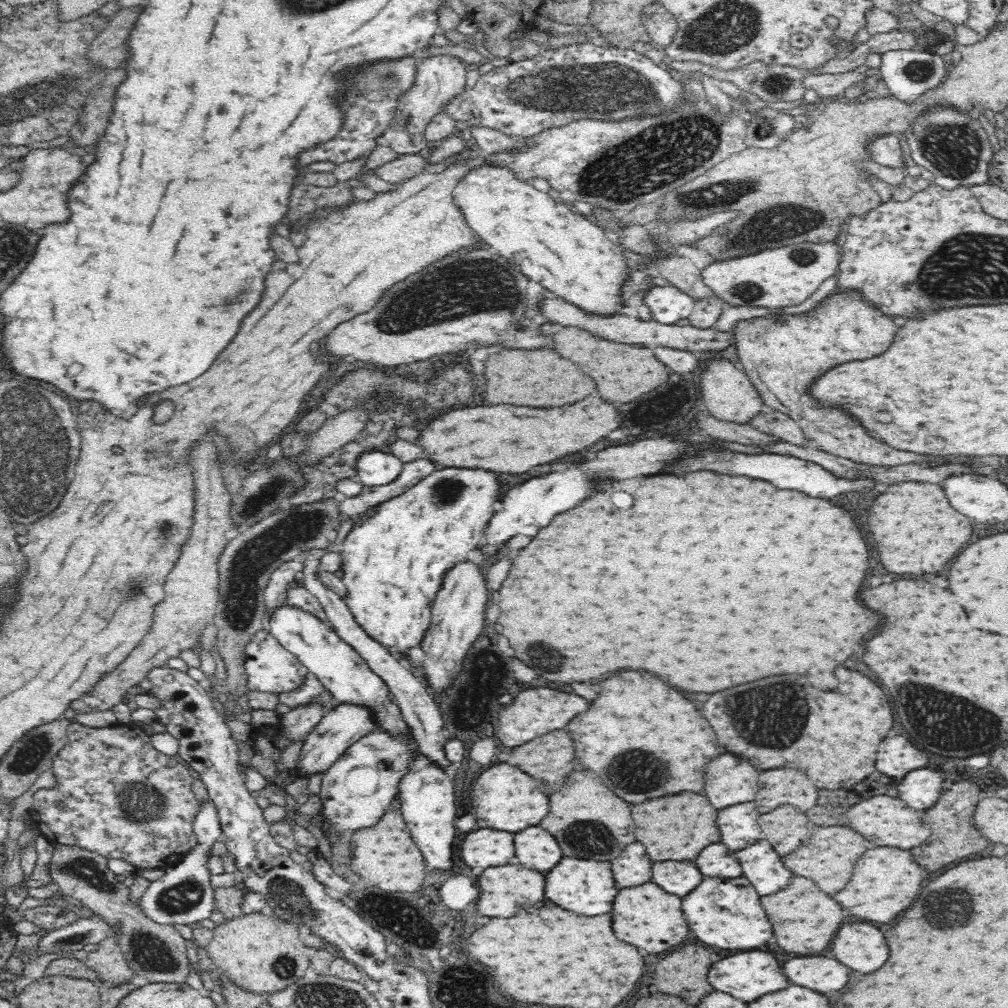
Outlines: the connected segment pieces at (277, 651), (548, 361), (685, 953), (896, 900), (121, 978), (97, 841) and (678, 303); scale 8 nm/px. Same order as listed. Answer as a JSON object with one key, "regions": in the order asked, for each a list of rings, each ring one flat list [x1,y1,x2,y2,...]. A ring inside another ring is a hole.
{"regions":[[[268,629,256,632,254,640,246,646,246,673,248,674,248,690,260,692,276,692,276,694,292,692,307,682,309,670,298,660,296,655,284,648]],[[504,350,492,354,486,366,486,396,492,404,514,404,532,408,552,408,574,404,596,392,594,380,584,374,574,362,550,350]],[[696,944,678,946,656,964,656,988,662,994,680,996,686,1004,698,1004,702,994,714,992,714,988,706,982,710,964,712,958,708,948]],[[874,848,858,860,852,880,834,896,834,900,838,900,838,904,842,904,842,908,846,908,852,916,886,924,914,902,920,884,922,868,914,862,910,852,900,848]],[[110,936,100,942,98,950,88,953,85,960,85,965,97,974,97,983,107,983,110,987,130,983,134,978,134,971,118,950,118,942,114,939]],[[72,722,67,726,68,744,54,758,51,772,56,778,56,785,51,788,39,789,34,792,31,807,28,809,28,819,34,825,40,834,44,835,53,844,62,844,66,846,77,846,90,849,94,852,102,853,109,859,122,859,127,863,132,863,134,866,143,869,157,868,166,869,172,865,176,865,184,855,186,855,196,844,198,837,193,831,193,820,196,813,200,810,201,802,196,798,196,794,192,790,191,770,188,766,184,766,184,762,180,762,180,758,176,760,174,755,166,755,159,752,152,745,150,736,146,734,142,726,133,724,119,724,109,727,87,727,81,723]],[[674,285,652,287,644,296,652,318,662,324,674,324,689,318,695,307,695,298]]]}

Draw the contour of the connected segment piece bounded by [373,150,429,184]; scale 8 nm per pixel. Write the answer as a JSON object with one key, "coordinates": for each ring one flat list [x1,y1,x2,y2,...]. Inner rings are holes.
{"coordinates":[[429,150,398,155,392,160,386,161,380,168,376,168,373,174,386,182,398,184,425,170,428,156]]}

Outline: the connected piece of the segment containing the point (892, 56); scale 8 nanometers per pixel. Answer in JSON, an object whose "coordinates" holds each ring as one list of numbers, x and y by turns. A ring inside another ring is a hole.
{"coordinates":[[900,49,889,50,881,54,881,57,881,77,886,82,891,96,896,97,904,104,916,104,926,92,936,90,938,86,942,86,942,82,946,80,949,72,949,65,936,53,917,51,916,49]]}

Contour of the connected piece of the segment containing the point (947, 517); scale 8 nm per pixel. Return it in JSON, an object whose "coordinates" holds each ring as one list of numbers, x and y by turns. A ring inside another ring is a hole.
{"coordinates":[[900,482,890,486,884,494,880,494,868,514,868,532,876,544,880,564,892,574,932,574,960,552,960,548,970,538,970,520,962,516,956,508,950,508,944,490,938,484,930,482]]}

